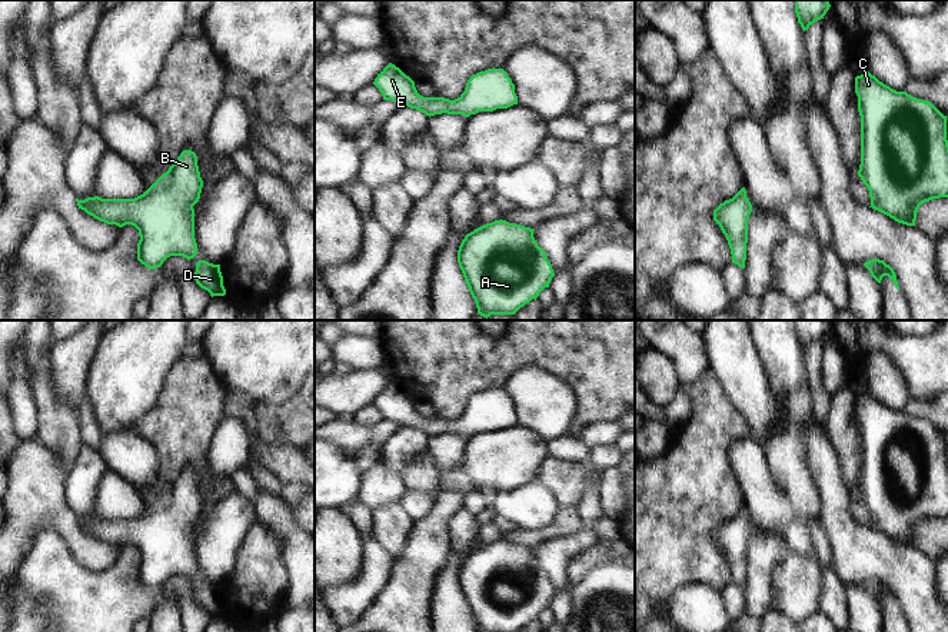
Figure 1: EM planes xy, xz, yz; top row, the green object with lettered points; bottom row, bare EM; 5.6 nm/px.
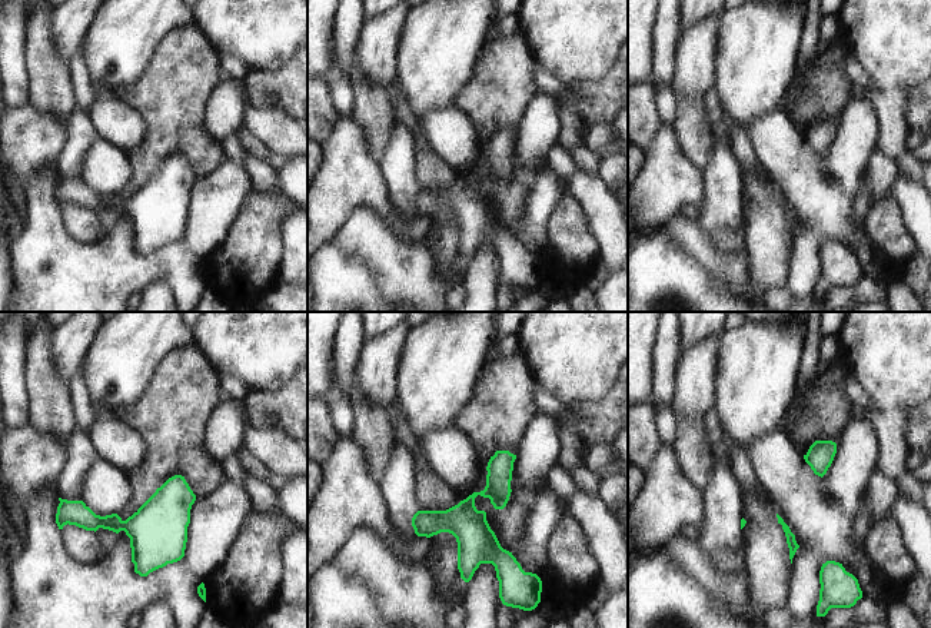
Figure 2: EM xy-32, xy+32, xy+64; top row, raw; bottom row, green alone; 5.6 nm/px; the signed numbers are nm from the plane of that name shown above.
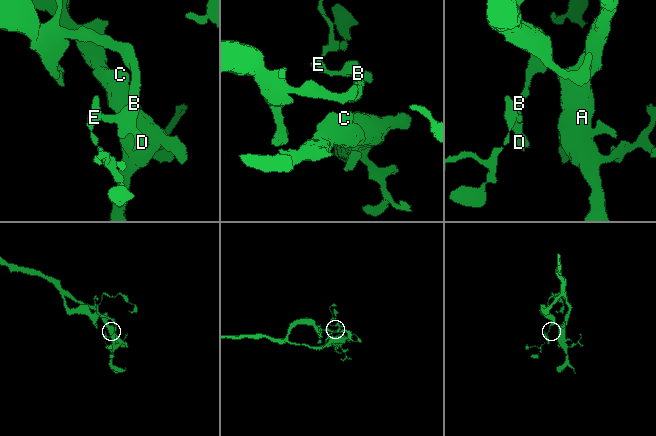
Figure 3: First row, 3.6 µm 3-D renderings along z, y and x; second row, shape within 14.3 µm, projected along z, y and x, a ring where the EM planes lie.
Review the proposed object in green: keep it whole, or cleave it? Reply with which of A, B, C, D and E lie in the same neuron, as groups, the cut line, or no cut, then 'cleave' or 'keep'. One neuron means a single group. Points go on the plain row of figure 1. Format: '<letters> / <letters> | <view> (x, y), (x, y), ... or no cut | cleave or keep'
A B C D E | no cut | keep

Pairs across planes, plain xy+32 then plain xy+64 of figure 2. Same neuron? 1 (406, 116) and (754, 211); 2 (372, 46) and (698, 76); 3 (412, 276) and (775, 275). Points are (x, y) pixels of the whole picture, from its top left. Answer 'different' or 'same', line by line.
1: same
2: same
3: different

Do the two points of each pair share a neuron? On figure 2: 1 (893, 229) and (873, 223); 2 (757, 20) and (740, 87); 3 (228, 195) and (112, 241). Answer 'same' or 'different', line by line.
1: same
2: same
3: same

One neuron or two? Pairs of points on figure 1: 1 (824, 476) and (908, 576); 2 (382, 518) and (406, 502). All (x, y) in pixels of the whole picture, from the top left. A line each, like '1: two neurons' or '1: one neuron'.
1: one neuron
2: two neurons

